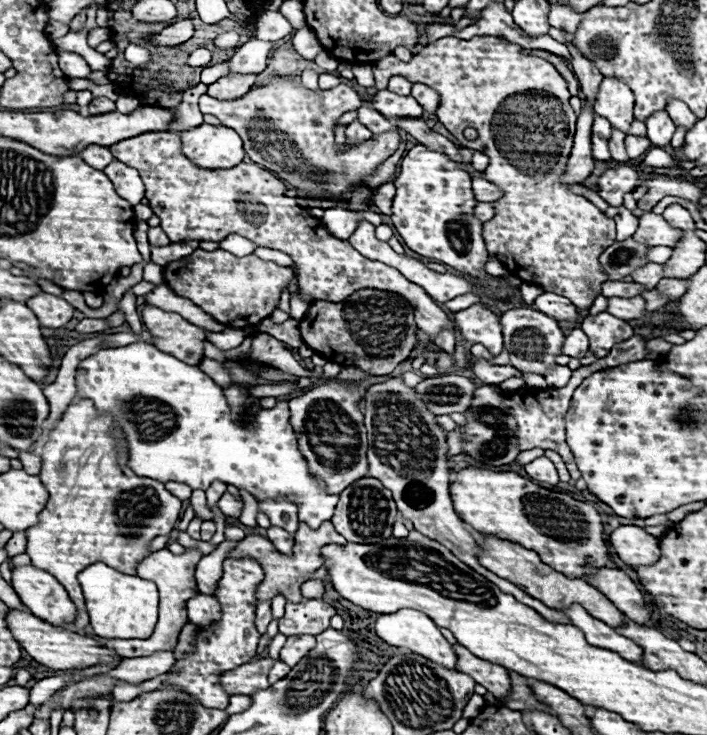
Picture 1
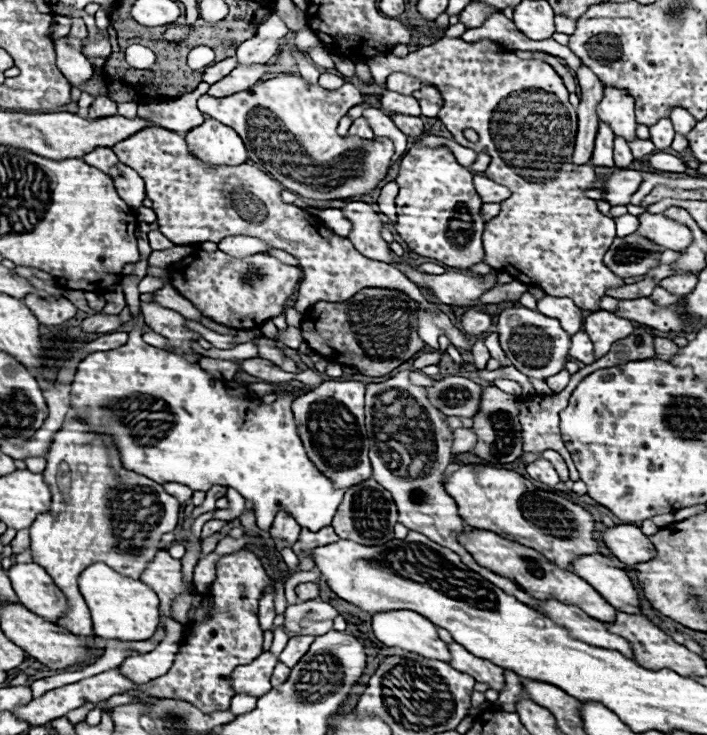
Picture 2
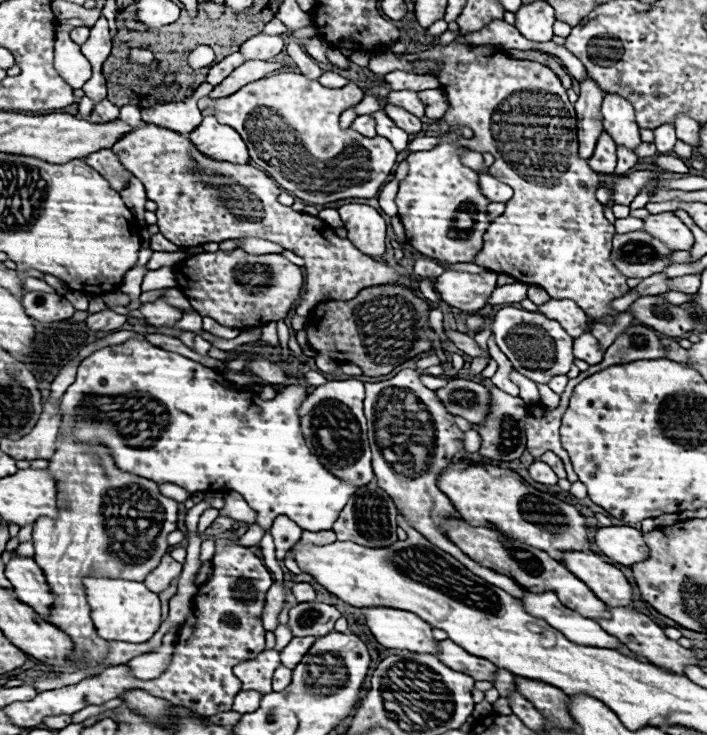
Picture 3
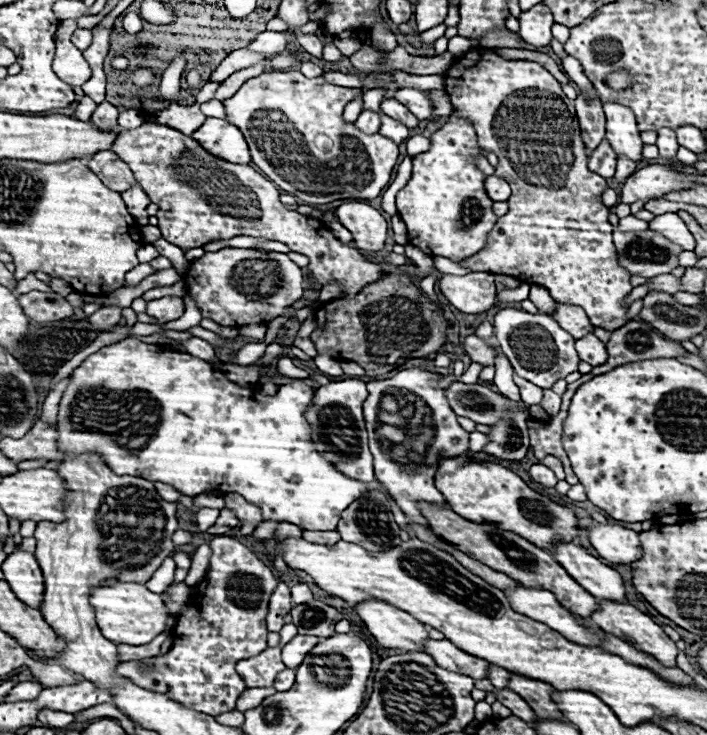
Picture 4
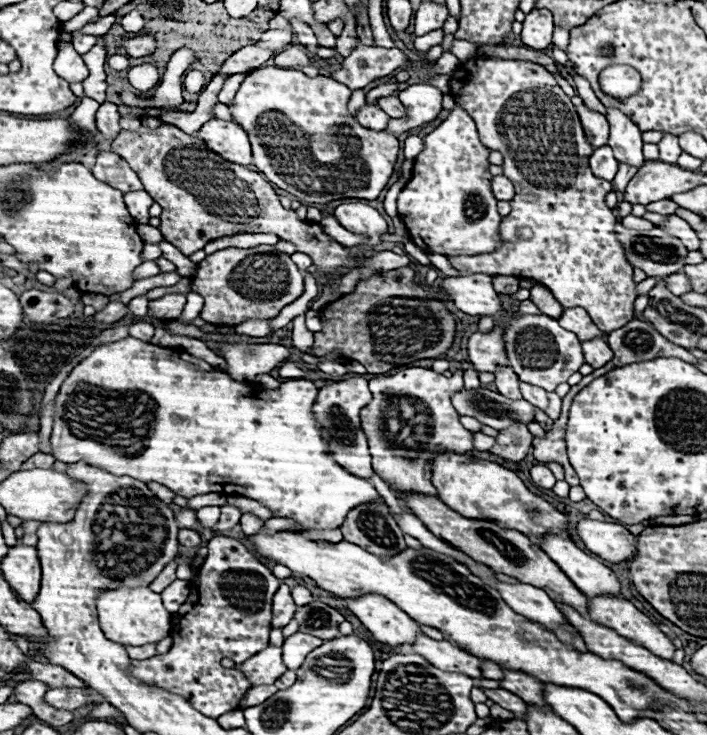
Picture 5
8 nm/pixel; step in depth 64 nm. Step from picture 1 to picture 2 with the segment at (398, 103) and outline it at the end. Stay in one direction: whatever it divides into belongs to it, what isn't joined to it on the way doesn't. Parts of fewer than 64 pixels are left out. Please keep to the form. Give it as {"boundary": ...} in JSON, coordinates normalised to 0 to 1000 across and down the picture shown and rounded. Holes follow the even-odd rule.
{"boundary":[[[552,122],[540,125],[535,147],[546,155],[577,155],[577,158],[594,158],[597,155],[594,141],[586,131],[571,131],[571,128],[552,125]]]}

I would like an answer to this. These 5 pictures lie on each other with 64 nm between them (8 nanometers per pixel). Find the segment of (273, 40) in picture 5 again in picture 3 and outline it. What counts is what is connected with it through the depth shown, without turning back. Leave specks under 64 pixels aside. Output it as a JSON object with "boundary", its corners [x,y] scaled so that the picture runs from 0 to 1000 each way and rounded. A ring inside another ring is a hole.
{"boundary":[[[365,46],[348,54],[339,63],[339,71],[348,82],[385,82],[402,68],[402,52],[399,49],[376,49]]]}

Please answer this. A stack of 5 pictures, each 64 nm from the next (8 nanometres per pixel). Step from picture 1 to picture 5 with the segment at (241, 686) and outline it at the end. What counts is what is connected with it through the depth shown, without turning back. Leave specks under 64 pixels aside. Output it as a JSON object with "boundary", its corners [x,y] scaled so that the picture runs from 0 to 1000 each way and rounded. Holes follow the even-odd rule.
{"boundary":[[[379,879],[376,884],[351,895],[351,901],[342,901],[339,912],[359,933],[382,933],[407,909],[399,901],[399,884],[390,879]]]}

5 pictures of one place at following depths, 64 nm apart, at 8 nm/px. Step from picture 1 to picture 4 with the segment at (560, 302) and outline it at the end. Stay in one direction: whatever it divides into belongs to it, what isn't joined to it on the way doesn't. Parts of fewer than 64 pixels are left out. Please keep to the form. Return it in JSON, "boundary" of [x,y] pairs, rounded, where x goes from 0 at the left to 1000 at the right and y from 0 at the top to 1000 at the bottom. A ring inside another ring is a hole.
{"boundary":[[[786,414],[786,427],[781,427],[781,433],[786,433],[786,438],[812,460],[826,460],[829,454],[840,452],[840,444],[832,438],[832,430],[820,416]]]}

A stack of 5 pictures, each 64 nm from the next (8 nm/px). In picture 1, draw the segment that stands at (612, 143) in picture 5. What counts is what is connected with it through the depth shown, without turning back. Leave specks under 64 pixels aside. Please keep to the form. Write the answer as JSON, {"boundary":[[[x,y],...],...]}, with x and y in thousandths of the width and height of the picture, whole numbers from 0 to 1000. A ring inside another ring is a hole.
{"boundary":[[[854,106],[840,139],[840,152],[860,161],[868,174],[888,180],[897,163],[894,147],[897,147],[897,128],[883,114],[883,109]]]}

